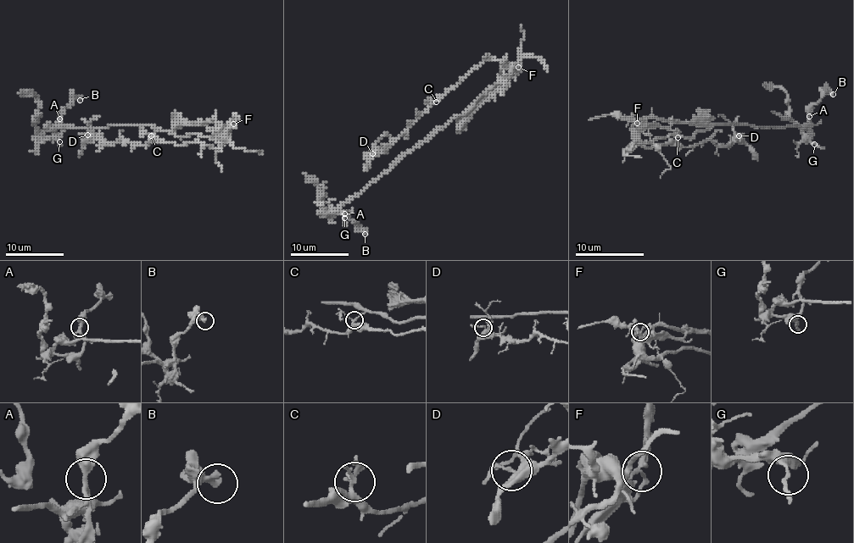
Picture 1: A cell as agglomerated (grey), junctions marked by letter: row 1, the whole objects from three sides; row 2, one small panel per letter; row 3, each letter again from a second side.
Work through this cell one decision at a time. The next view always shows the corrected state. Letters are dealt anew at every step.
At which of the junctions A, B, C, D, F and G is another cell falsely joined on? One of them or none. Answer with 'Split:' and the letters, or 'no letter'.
Split: F

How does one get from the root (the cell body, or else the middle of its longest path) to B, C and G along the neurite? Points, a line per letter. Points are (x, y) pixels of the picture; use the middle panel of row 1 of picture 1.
B: (472, 106), (405, 152), (362, 191), (338, 204), (328, 214), (334, 212), (348, 213), (365, 234)
C: (472, 106), (507, 75), (500, 61), (487, 59), (436, 102)
G: (472, 106), (405, 152), (362, 191), (338, 204), (328, 214), (342, 213), (344, 218)

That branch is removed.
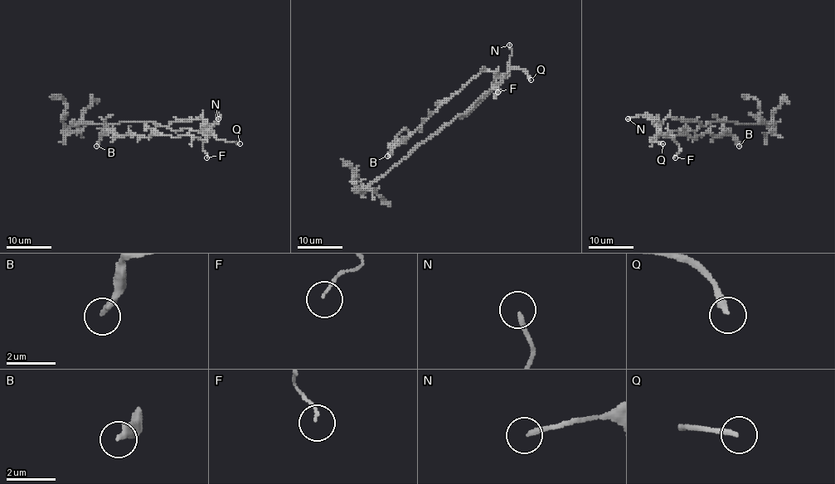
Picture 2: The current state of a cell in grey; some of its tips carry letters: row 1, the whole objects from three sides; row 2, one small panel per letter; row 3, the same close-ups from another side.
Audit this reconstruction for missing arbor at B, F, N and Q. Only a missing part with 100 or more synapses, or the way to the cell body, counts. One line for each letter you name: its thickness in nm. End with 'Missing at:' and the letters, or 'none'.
Q: calibre 240 nm
Missing at: Q

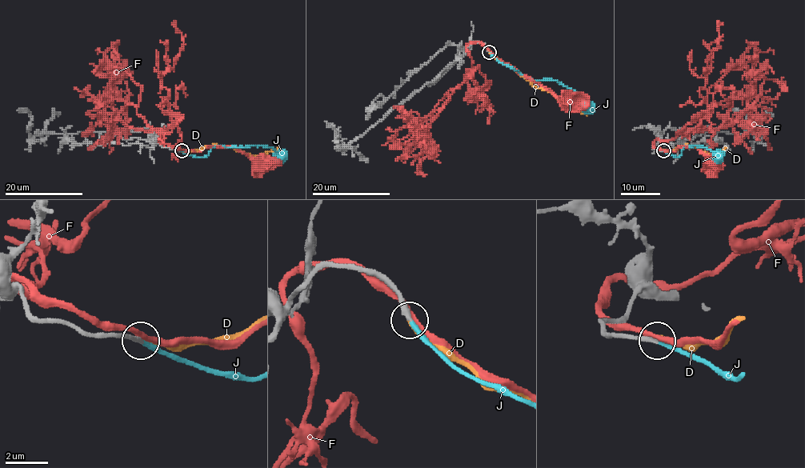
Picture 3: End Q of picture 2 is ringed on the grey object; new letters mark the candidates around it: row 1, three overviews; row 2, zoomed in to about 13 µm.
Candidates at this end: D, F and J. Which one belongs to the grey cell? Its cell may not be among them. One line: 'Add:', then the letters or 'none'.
Add: J

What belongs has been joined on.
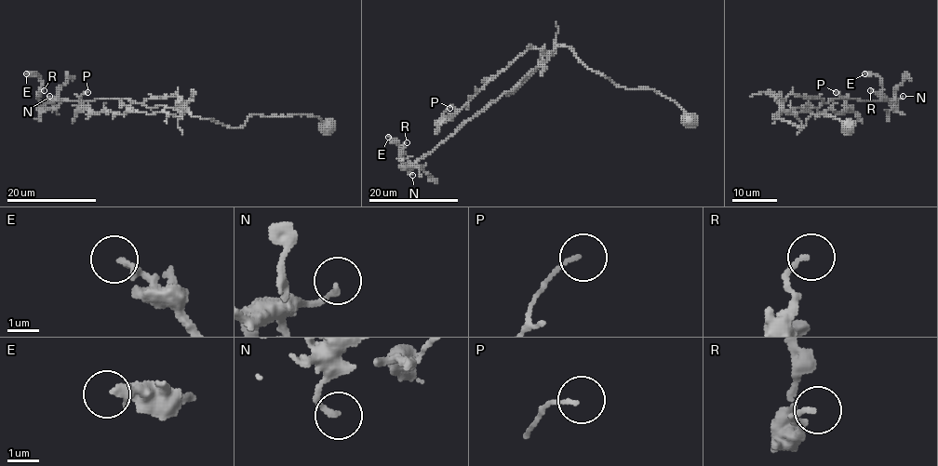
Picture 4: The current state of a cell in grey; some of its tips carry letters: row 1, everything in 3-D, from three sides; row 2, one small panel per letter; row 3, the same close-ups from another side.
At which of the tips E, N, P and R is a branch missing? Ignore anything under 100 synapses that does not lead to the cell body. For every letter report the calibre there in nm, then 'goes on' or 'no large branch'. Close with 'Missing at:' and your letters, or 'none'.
E: calibre 280 nm; no large branch
N: calibre 170 nm; no large branch
P: calibre 110 nm; no large branch
R: calibre 150 nm; no large branch
Missing at: none

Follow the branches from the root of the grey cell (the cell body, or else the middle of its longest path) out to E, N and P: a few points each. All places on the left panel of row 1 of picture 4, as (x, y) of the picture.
E: (328, 126), (311, 114), (251, 114), (232, 128), (188, 111), (120, 98), (43, 105), (40, 76), (26, 73)
N: (328, 126), (311, 114), (251, 114), (232, 128), (165, 106), (120, 98), (51, 101), (49, 96)
P: (328, 126), (311, 114), (251, 114), (232, 128), (187, 109), (179, 116), (91, 113), (80, 99), (87, 92)

